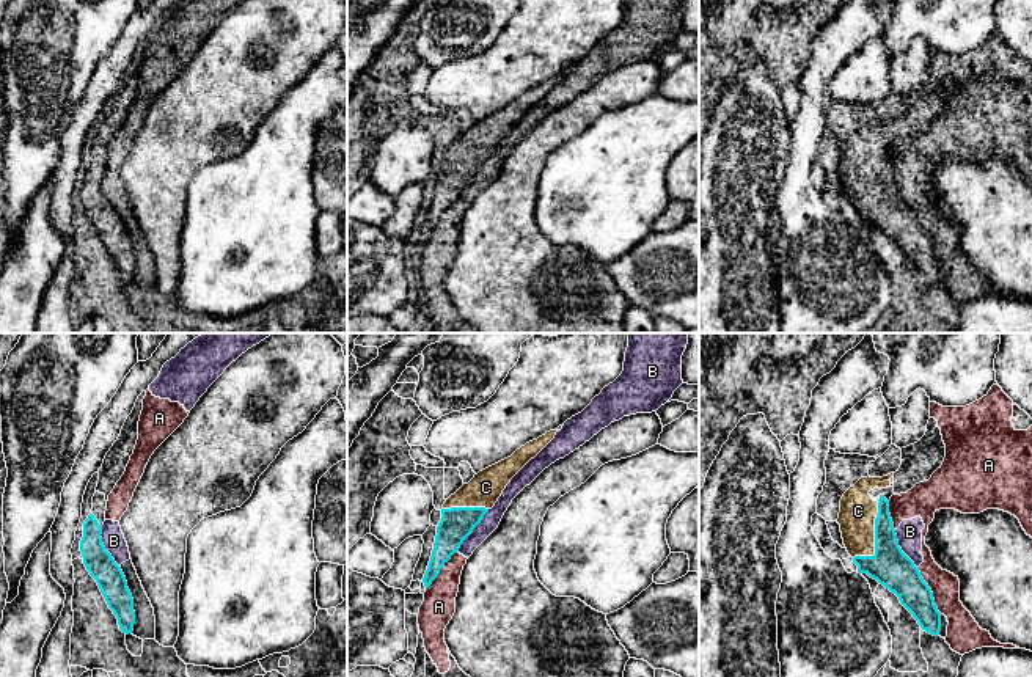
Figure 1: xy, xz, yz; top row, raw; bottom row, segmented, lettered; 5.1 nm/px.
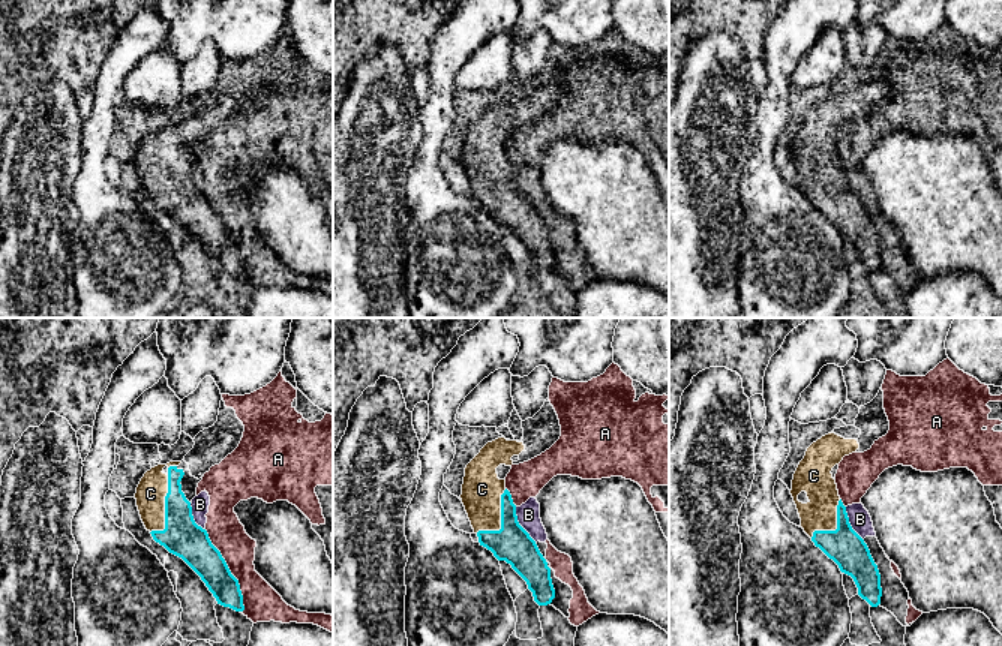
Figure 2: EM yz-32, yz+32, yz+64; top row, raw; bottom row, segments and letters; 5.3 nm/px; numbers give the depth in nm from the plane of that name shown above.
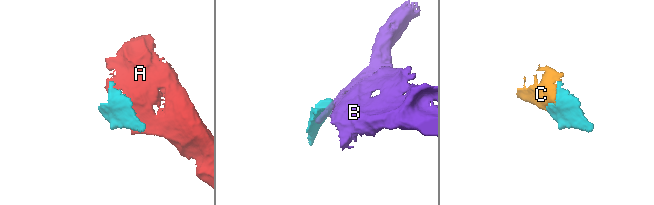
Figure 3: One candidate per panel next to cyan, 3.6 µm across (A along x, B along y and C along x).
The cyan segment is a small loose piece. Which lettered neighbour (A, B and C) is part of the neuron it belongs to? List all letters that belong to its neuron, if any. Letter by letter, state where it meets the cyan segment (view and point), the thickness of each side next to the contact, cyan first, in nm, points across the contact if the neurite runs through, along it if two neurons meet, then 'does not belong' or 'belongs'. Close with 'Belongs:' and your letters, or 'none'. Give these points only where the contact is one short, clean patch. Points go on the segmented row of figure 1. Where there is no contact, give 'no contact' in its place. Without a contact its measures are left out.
A: yz (930, 591) | 200/150 nm | does not belong
B: xz (473, 528) | 170/90 nm | does not belong
C: yz (875, 537) | 200/190 nm | belongs
Belongs: C

